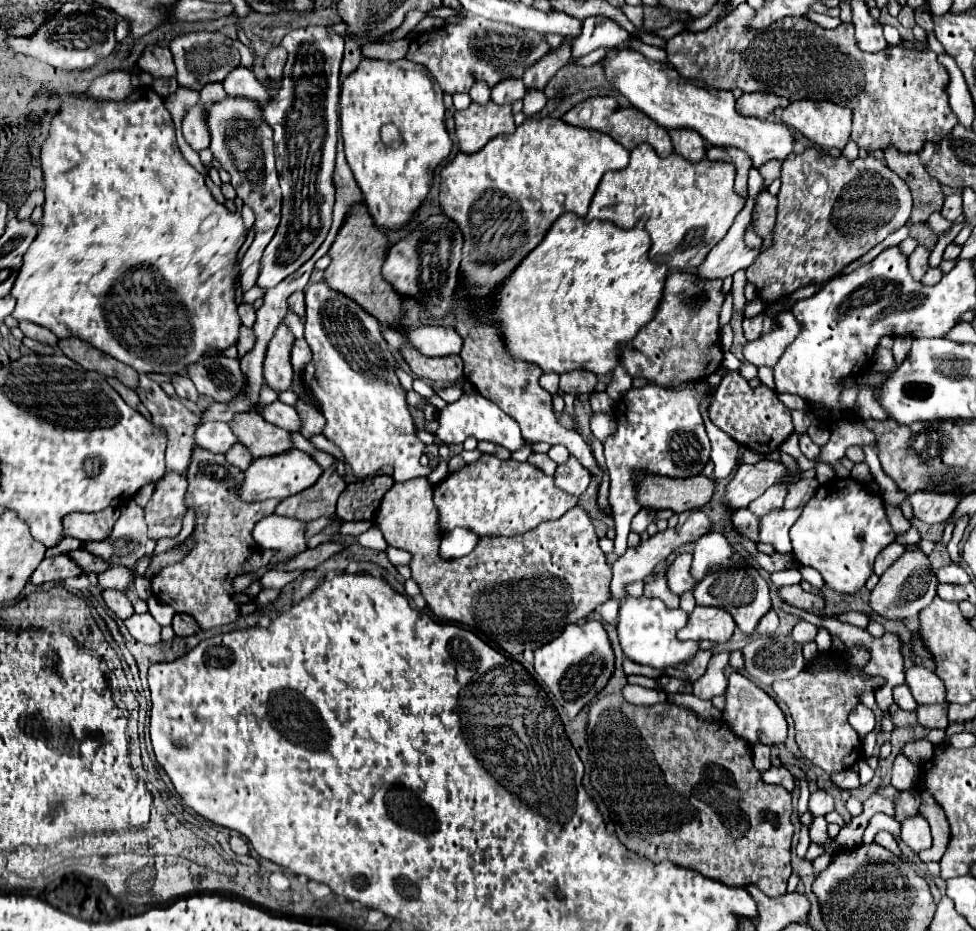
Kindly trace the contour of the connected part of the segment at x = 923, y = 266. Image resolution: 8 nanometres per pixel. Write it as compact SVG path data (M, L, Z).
M916 247L914 253L908 257L908 265L910 265L910 273L916 281L920 281L924 277L924 273L928 271L928 257L930 257L930 251L926 247Z

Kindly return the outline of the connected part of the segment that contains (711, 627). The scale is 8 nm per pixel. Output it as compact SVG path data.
M696 605L688 625L678 631L680 641L716 641L726 643L734 633L734 619L726 609Z

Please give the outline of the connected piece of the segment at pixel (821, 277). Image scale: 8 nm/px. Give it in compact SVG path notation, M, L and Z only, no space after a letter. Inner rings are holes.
M812 147L804 153L790 153L784 159L780 179L782 187L778 193L778 219L772 231L772 245L760 251L758 259L746 269L746 279L756 287L758 297L766 305L788 297L800 287L824 285L844 267L842 273L848 273L860 263L872 261L882 247L898 245L910 235L910 225L902 227L912 211L910 189L872 155L848 161L818 153ZM810 175L818 175L818 181L824 179L826 187L812 187Z

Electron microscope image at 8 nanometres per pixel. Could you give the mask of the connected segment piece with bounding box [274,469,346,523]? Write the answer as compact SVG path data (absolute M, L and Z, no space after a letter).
M326 469L322 477L318 477L314 487L308 487L298 495L290 495L282 499L274 513L284 517L294 517L304 523L321 516L334 517L335 505L344 489L346 489L344 479L334 469Z

